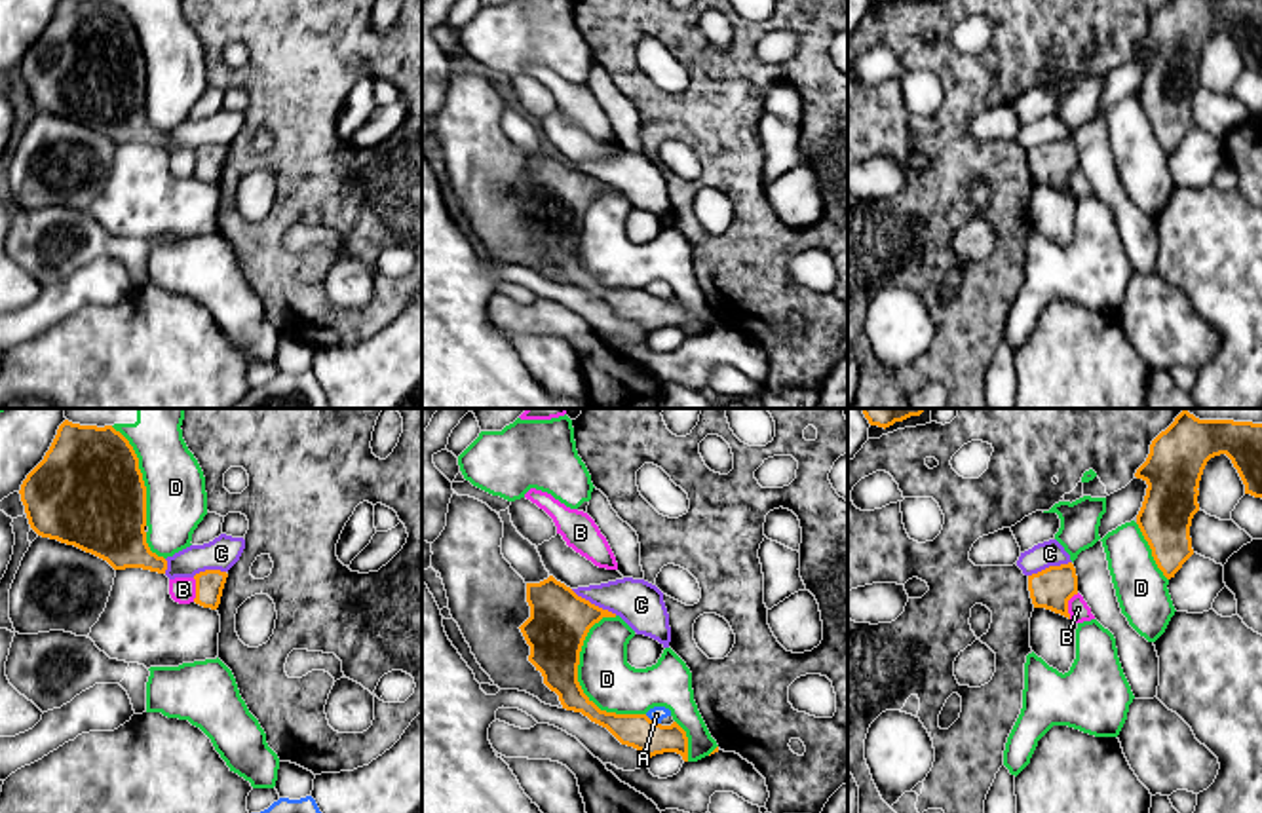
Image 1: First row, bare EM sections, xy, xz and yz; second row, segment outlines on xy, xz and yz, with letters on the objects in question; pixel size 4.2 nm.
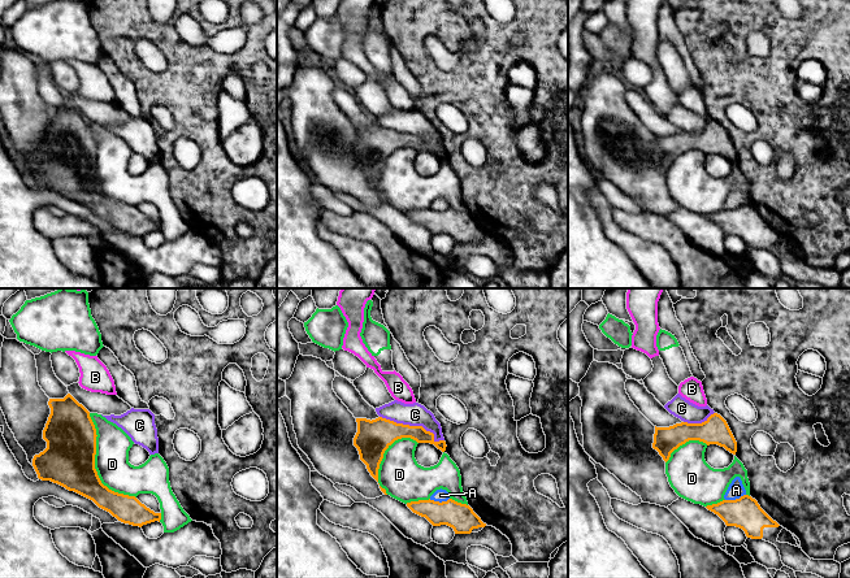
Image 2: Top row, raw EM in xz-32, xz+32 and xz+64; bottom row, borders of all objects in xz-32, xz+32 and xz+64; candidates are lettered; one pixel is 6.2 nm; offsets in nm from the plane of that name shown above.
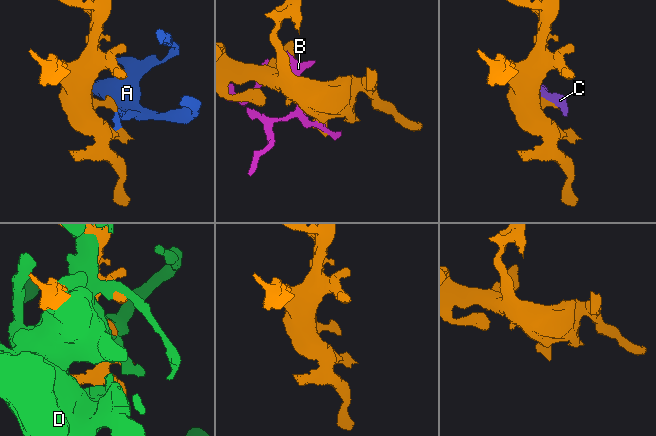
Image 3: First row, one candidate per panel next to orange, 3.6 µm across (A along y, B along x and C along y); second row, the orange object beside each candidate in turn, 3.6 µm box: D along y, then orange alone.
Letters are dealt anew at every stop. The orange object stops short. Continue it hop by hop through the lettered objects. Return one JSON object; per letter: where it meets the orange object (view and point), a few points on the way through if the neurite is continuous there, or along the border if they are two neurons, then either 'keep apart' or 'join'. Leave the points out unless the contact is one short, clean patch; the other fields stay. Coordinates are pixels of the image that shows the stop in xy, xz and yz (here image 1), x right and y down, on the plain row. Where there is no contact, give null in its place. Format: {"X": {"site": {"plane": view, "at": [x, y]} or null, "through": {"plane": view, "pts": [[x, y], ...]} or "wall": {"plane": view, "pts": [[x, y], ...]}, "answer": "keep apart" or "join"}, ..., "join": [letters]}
{"A": {"site": {"plane": "xz", "at": [650, 295]}, "answer": "keep apart"}, "B": {"site": {"plane": "yz", "at": [1067, 179]}, "answer": "keep apart"}, "C": {"site": {"plane": "xz", "at": [593, 179]}, "wall": {"plane": "xz", "pts": [[571, 164], [616, 189]]}, "answer": "keep apart"}, "D": {"site": {"plane": "xz", "at": [578, 259]}, "answer": "keep apart"}, "join": []}

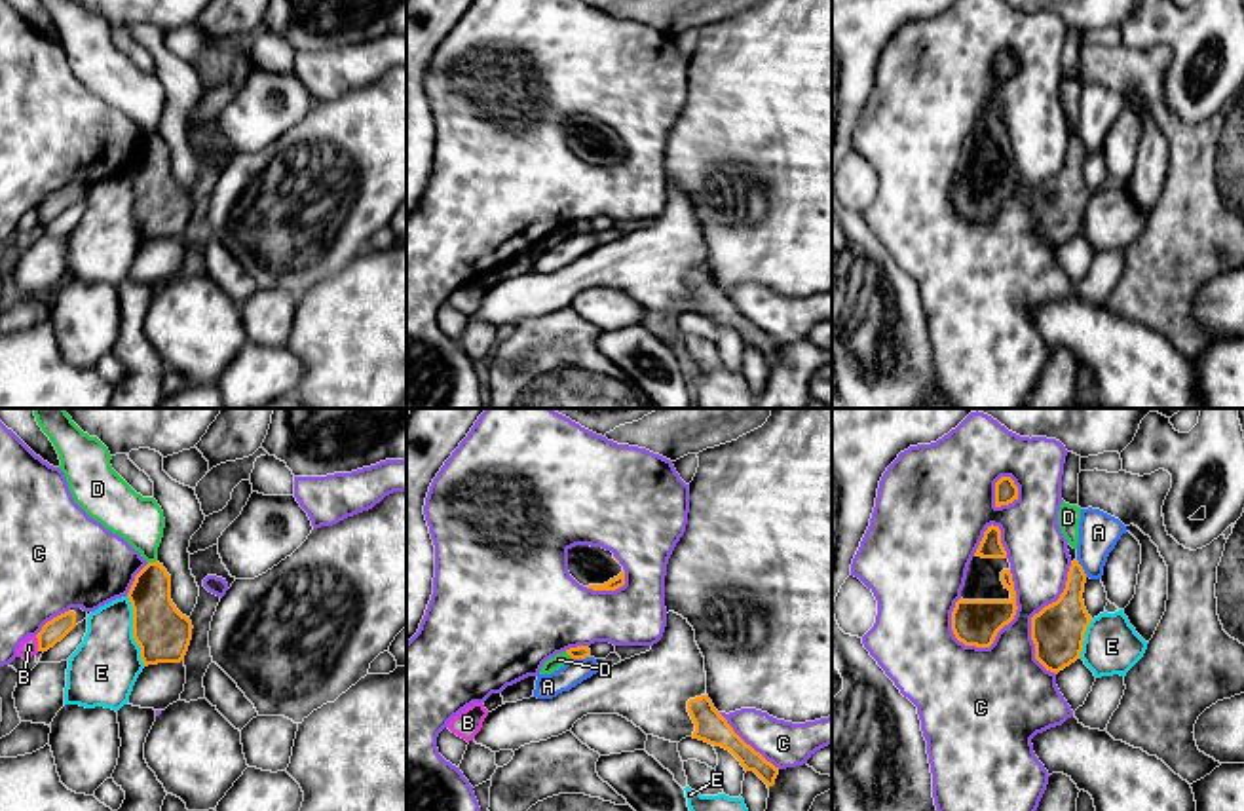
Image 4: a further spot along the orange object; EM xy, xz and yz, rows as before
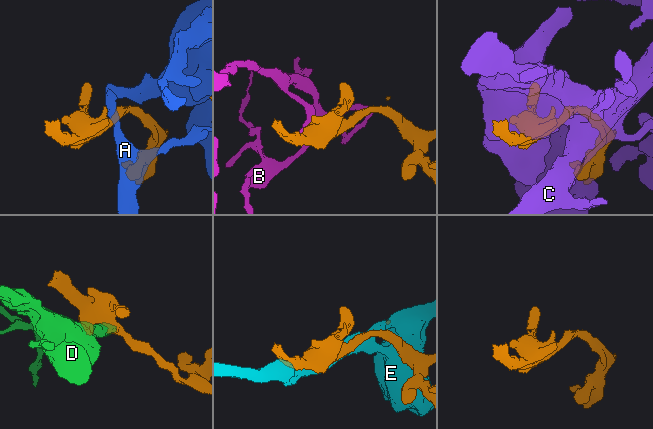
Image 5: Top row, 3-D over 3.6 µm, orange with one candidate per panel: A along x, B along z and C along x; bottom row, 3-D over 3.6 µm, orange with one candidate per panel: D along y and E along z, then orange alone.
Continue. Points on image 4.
{"A": {"site": {"plane": "xz", "at": [580, 232]}, "answer": "keep apart"}, "B": {"site": {"plane": "xy", "at": [38, 219]}, "wall": {"plane": "xy", "pts": [[35, 211], [38, 225]]}, "answer": "keep apart"}, "C": {"site": {"plane": "yz", "at": [1011, 194]}, "answer": "keep apart"}, "D": {"site": {"plane": "xy", "at": [152, 137]}, "wall": {"plane": "xy", "pts": [[156, 133], [149, 137]]}, "answer": "keep apart"}, "E": {"site": {"plane": "xy", "at": [133, 206]}, "answer": "keep apart"}, "join": []}

